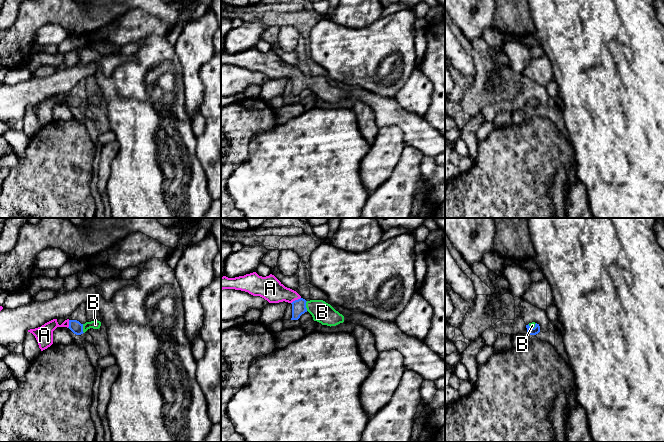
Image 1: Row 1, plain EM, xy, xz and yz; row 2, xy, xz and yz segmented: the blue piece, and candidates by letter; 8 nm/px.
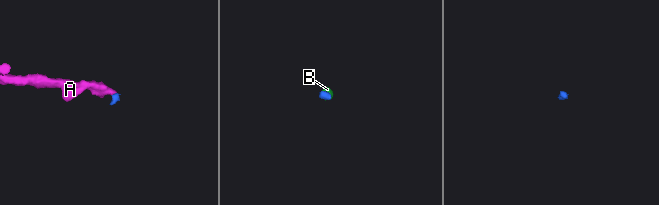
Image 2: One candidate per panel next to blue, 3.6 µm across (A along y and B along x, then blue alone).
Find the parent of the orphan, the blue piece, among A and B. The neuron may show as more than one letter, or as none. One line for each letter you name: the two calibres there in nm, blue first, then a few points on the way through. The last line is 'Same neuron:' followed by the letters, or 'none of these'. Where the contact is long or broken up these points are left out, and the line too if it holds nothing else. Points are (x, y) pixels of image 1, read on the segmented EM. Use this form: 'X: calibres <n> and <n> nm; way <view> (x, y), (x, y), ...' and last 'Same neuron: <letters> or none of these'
A: calibres 110 and 190 nm; way xz (298, 306), (295, 300), (270, 288)
B: calibres 110 and 170 nm; way xz (298, 306), (305, 306), (313, 306), (322, 312)
Same neuron: A, B

